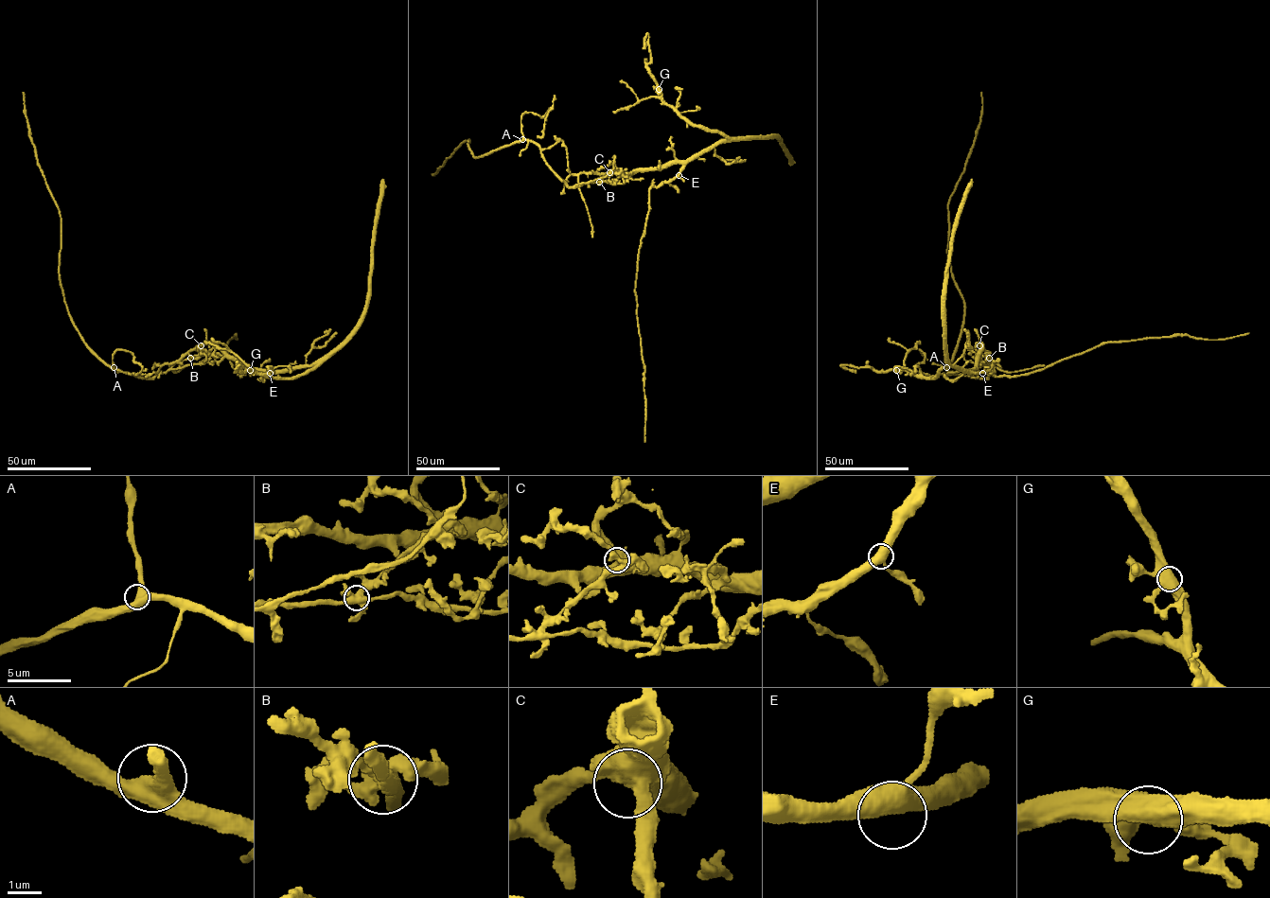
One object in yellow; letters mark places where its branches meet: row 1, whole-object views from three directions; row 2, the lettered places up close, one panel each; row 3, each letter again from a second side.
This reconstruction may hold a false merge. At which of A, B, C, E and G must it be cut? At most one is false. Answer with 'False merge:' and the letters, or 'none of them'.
False merge: B

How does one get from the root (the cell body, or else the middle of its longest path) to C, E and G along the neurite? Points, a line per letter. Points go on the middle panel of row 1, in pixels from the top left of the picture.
C: (764, 138), (732, 139), (714, 144), (684, 161), (637, 168), (626, 174), (609, 172)
E: (764, 138), (732, 139), (714, 144), (696, 154), (679, 175)
G: (764, 138), (728, 138), (722, 132), (695, 126), (664, 102), (659, 89)

